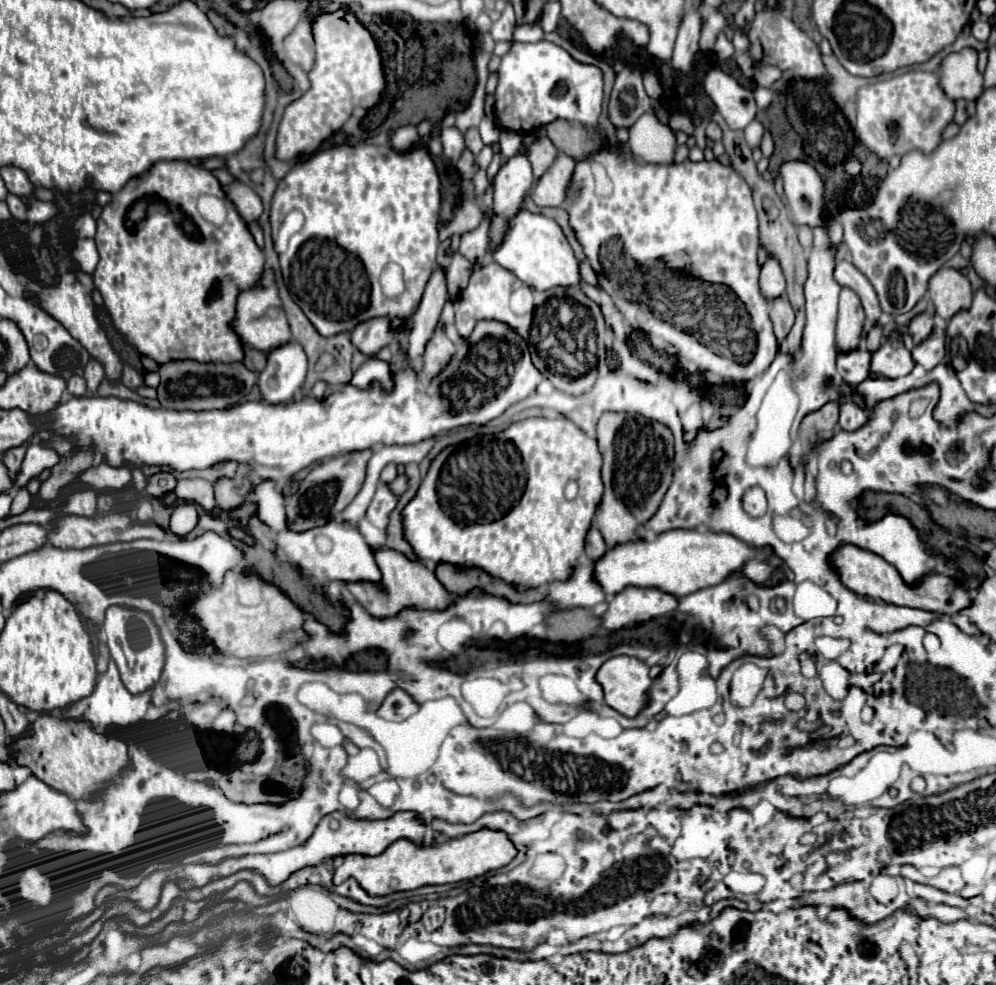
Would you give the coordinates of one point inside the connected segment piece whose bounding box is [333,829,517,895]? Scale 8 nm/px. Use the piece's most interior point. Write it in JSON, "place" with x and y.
{"place":[402,866]}

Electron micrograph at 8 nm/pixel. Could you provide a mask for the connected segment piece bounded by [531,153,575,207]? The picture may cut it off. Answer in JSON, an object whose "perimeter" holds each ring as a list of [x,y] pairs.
{"perimeter":[[[559,155],[555,163],[547,169],[547,173],[537,181],[535,191],[531,193],[533,201],[539,207],[559,207],[567,199],[569,177],[573,175],[575,159],[569,155]]]}

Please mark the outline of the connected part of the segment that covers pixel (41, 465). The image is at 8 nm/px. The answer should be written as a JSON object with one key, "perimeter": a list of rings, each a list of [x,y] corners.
{"perimeter":[[[31,443],[29,449],[27,449],[27,455],[25,455],[25,461],[23,461],[23,467],[21,471],[15,475],[15,487],[25,487],[29,483],[29,479],[37,477],[43,469],[51,469],[53,465],[59,463],[59,455],[53,451],[53,449],[47,449],[43,447],[41,443]]]}

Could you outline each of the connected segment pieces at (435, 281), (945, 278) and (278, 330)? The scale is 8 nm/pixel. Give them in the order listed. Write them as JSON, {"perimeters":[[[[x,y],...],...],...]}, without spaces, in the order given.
{"perimeters":[[[[435,269],[417,305],[417,313],[413,313],[411,317],[409,337],[407,337],[409,359],[419,359],[423,355],[427,341],[433,337],[435,327],[439,325],[439,315],[445,301],[447,301],[445,273],[441,269]]],[[[943,267],[929,279],[929,295],[937,315],[941,319],[951,319],[955,313],[969,309],[973,289],[961,271]]],[[[271,269],[265,271],[259,287],[247,289],[247,291],[243,291],[239,295],[233,327],[235,327],[235,331],[241,337],[245,347],[255,347],[255,349],[259,349],[263,353],[269,353],[275,347],[281,347],[281,345],[291,341],[291,329],[287,325],[287,317],[285,317],[285,311],[281,307],[281,299],[279,299]]]]}

